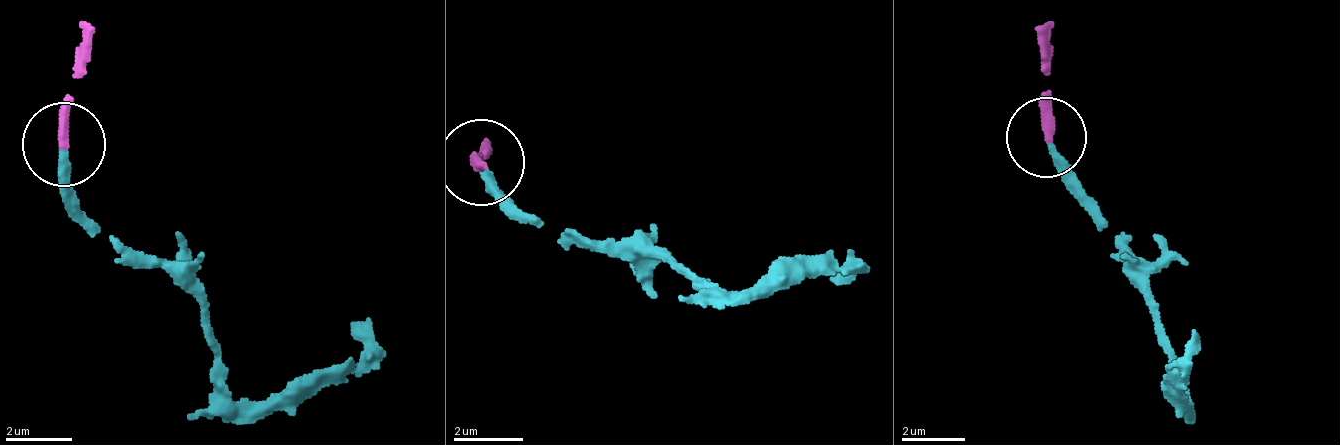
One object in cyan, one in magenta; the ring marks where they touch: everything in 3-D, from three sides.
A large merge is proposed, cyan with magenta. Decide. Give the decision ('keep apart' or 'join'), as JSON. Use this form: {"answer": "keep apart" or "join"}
{"answer": "join"}

